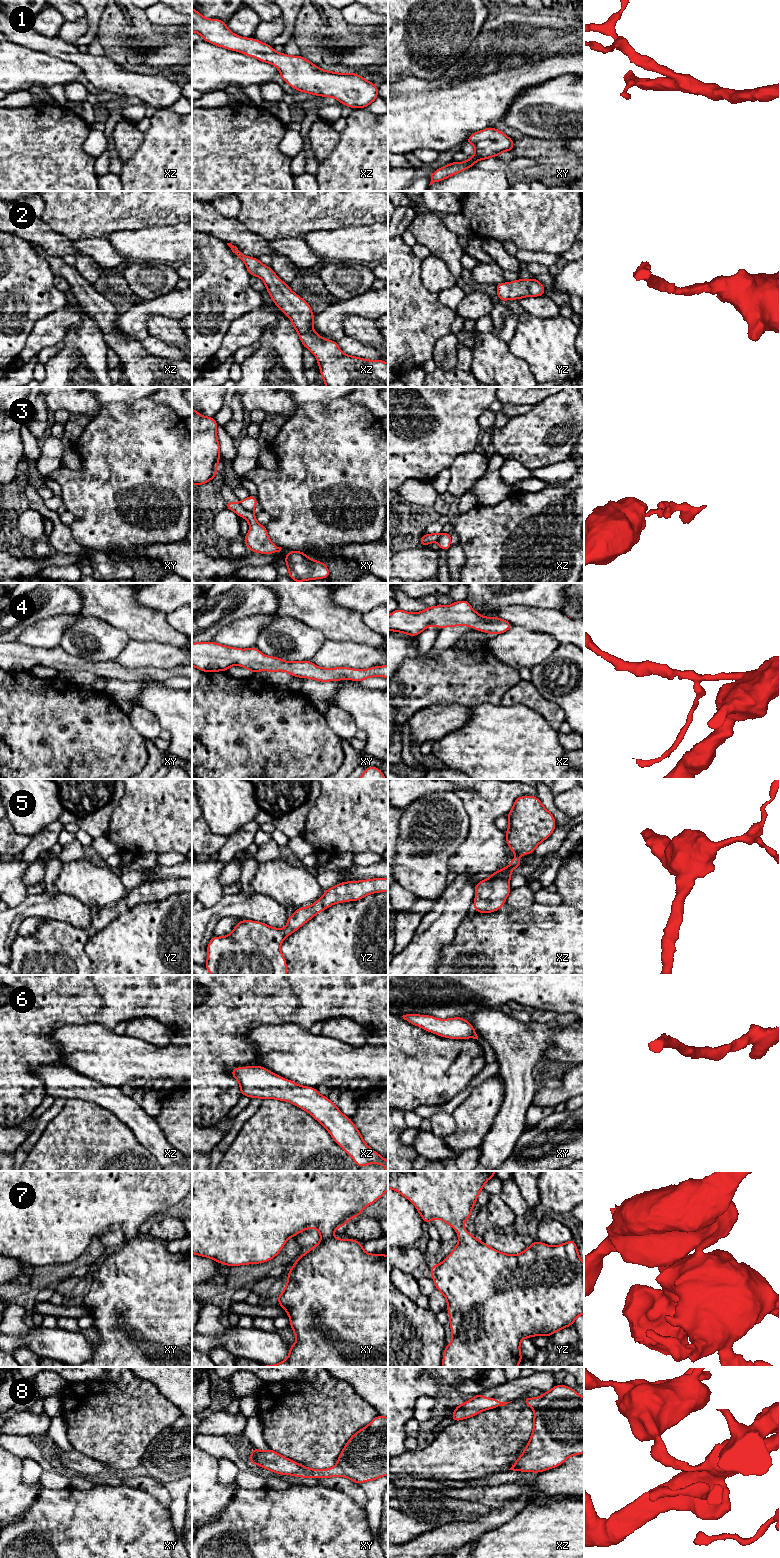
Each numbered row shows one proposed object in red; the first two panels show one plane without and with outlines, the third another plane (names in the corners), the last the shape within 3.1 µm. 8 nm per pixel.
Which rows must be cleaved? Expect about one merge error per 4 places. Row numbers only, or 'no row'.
3

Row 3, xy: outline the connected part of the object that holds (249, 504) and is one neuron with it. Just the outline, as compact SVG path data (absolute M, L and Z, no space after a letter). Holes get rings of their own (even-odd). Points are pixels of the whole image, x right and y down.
M249 495L246 499L240 501L240 505L247 511L253 512L257 505L258 499L255 496Z

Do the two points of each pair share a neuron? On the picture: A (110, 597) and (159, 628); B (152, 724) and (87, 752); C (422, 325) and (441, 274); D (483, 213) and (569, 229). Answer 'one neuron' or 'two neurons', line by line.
A: one neuron
B: two neurons
C: two neurons
D: one neuron

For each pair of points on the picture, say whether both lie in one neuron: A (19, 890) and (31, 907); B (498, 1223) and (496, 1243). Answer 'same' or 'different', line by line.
A: different
B: different

